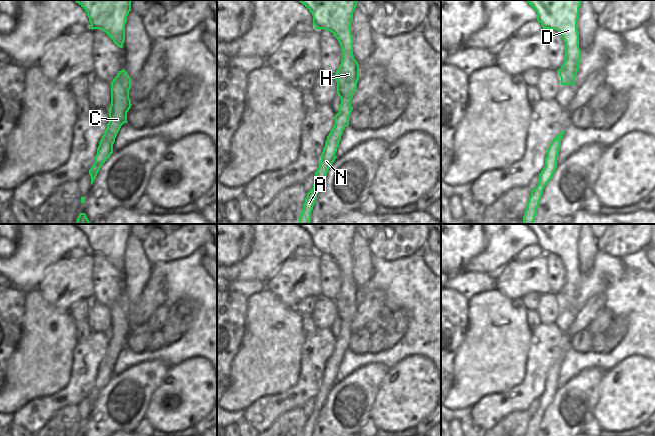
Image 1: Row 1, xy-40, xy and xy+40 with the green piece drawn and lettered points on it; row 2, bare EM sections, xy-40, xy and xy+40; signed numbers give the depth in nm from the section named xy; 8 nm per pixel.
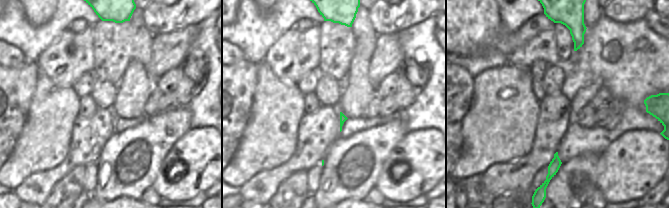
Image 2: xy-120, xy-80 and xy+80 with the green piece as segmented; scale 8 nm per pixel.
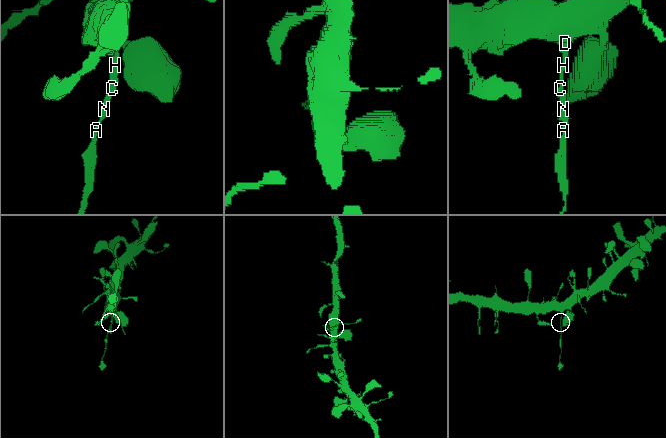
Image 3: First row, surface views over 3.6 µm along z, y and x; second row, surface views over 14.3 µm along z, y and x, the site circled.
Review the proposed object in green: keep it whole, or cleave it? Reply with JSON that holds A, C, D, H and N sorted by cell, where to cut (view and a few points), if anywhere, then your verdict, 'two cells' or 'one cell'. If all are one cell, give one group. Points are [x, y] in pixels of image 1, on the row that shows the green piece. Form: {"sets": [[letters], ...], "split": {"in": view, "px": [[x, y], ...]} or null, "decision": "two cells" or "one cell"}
{"sets": [["A", "C", "H", "N"], ["D"]], "split": {"in": "xy+40", "px": [[565, 56], [579, 59]]}, "decision": "two cells"}

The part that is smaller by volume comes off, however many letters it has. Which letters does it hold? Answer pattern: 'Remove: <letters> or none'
Remove: A, C, H, N

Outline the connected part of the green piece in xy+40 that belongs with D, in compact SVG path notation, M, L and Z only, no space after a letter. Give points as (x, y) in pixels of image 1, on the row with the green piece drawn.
M525 0L536 12L537 21L543 29L554 29L558 31L565 42L565 57L581 59L579 48L579 32L577 20L582 0Z

